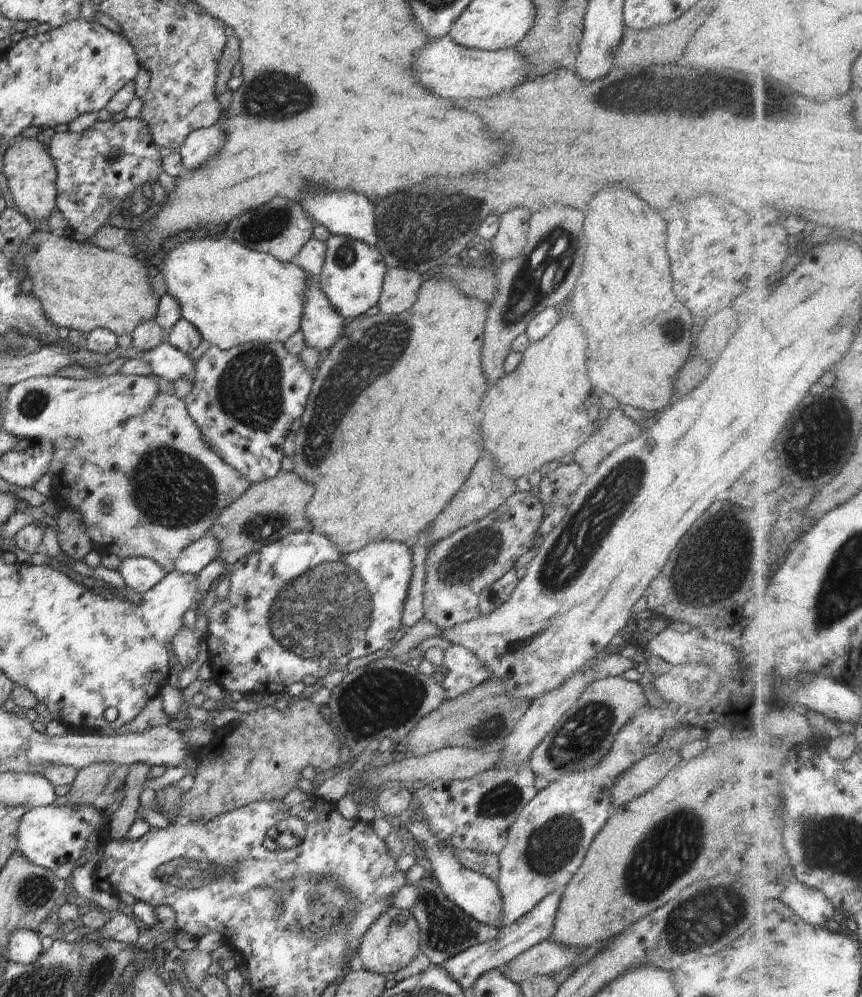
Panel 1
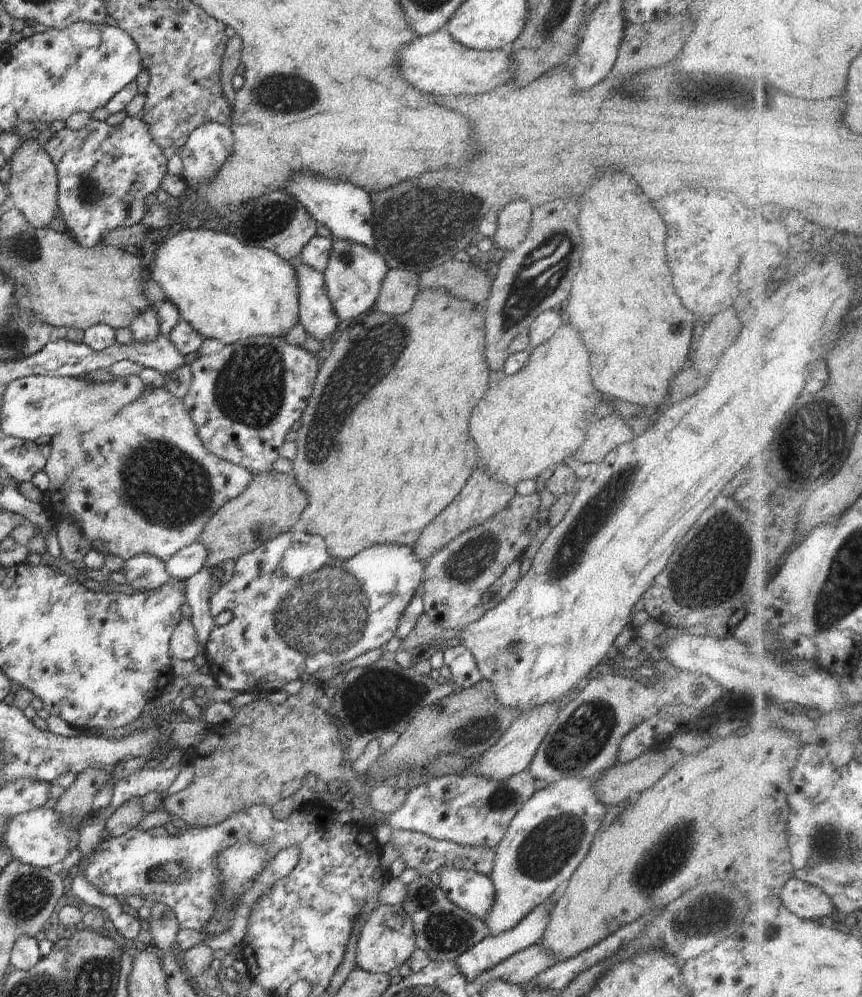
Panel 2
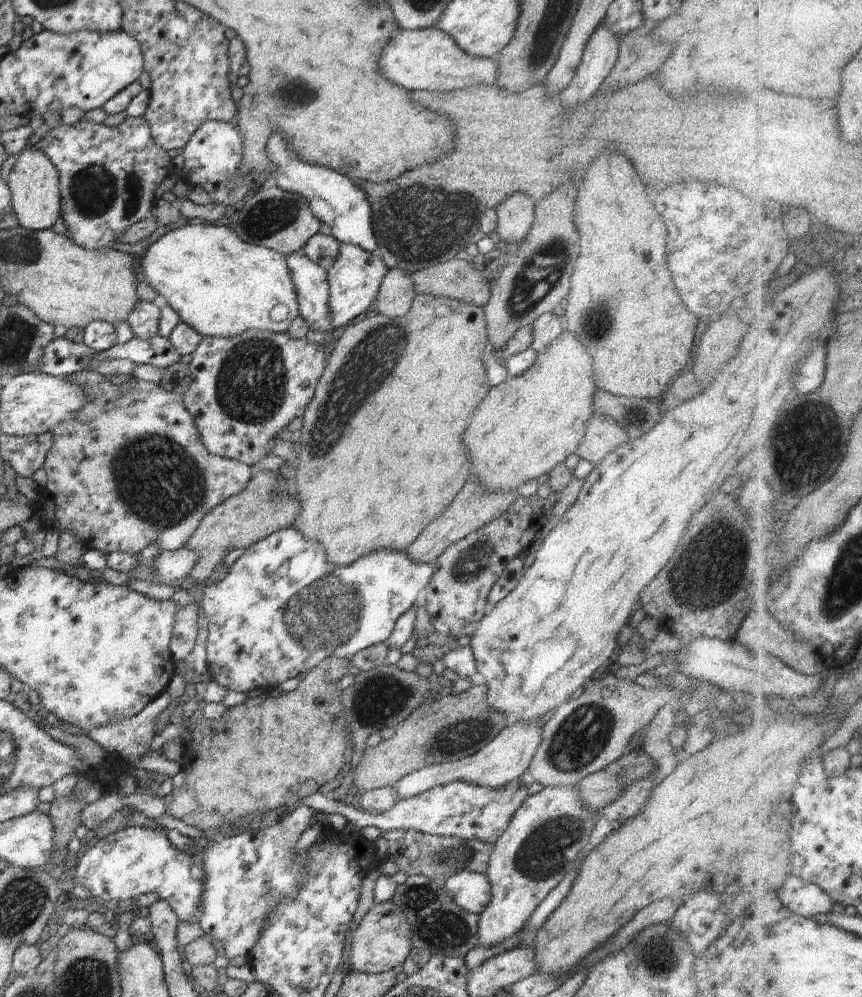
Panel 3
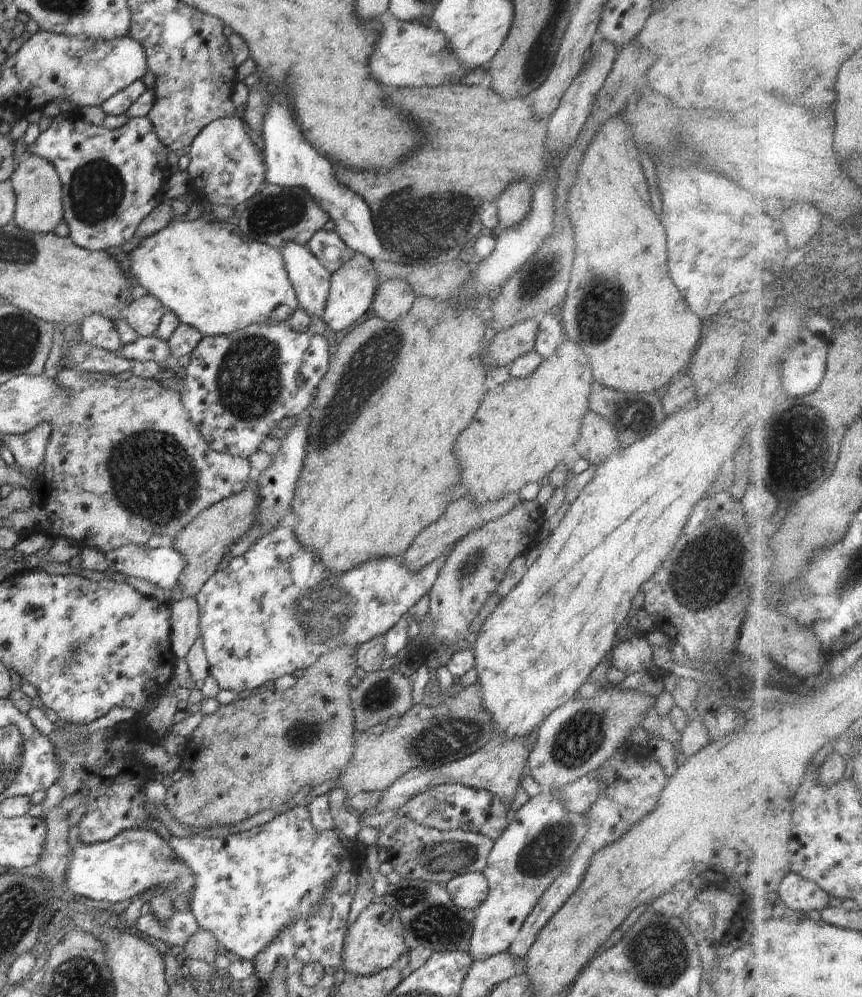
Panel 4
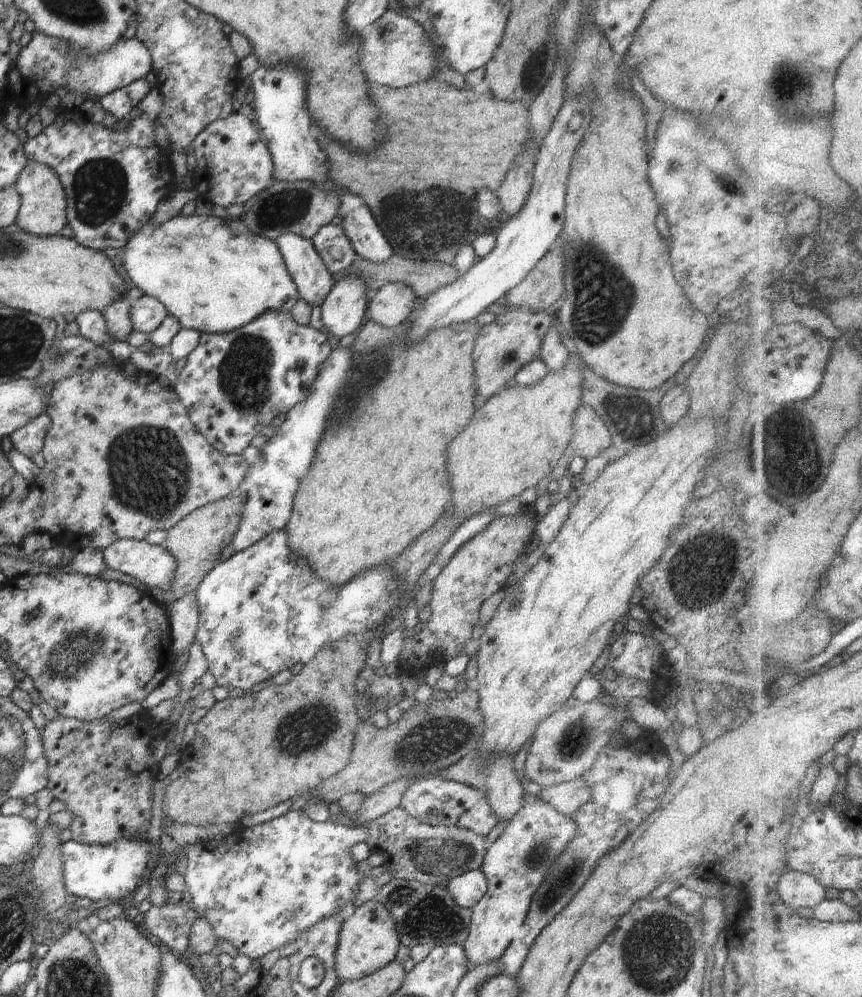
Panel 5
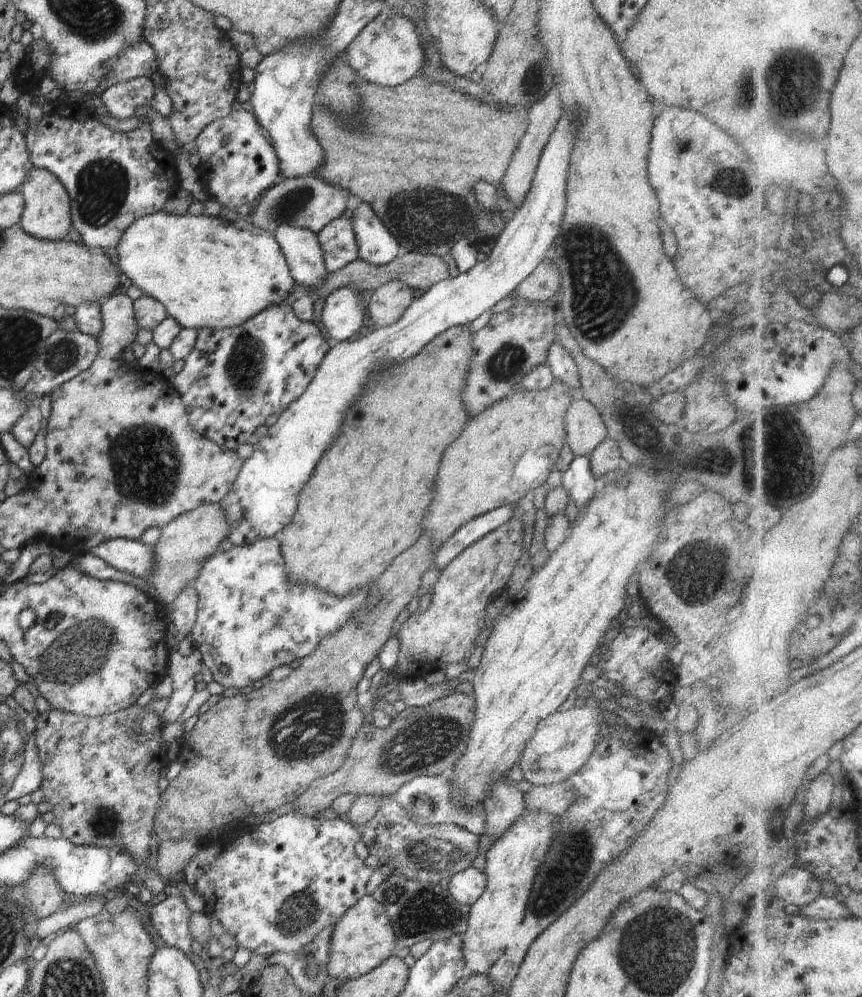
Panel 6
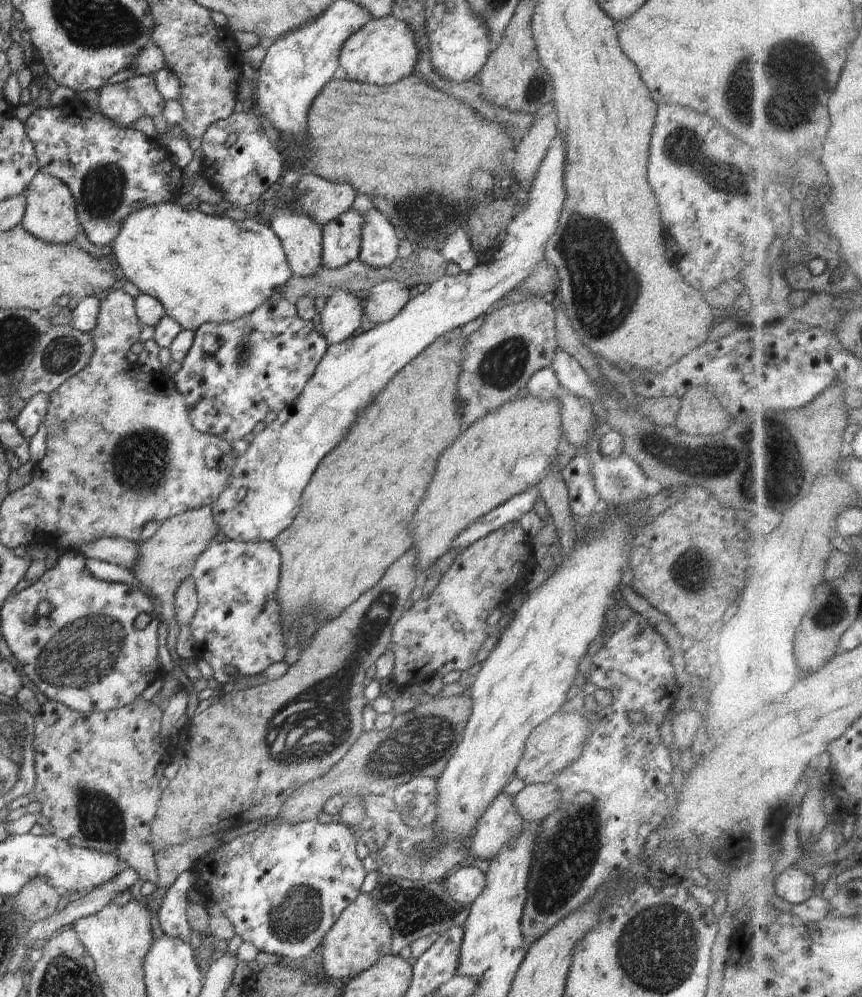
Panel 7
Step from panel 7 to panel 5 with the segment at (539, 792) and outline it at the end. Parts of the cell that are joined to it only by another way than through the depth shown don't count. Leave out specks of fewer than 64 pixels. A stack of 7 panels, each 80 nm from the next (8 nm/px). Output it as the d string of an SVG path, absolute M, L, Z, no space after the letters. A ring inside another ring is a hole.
M577 778L573 781L543 789L536 798L547 802L560 814L572 817L583 804L590 802L592 793L586 781L582 778Z

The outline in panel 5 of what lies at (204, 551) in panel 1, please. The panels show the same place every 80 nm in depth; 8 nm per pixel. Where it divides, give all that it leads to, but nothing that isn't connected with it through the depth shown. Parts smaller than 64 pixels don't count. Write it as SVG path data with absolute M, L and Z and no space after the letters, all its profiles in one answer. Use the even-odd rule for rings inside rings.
M122 539L113 542L108 548L102 551L104 560L112 570L120 570L134 579L138 579L147 587L156 587L163 592L165 605L174 602L171 595L172 579L177 569L176 559L163 546L151 545L146 540L133 541L132 539Z

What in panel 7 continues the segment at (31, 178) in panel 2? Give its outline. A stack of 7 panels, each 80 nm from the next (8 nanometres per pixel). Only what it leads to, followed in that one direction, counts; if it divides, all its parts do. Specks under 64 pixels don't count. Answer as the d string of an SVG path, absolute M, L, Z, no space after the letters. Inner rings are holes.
M38 171L31 183L24 189L26 197L25 213L22 226L37 239L44 242L66 244L72 243L76 238L79 222L77 219L75 200L68 185L65 185L59 178Z

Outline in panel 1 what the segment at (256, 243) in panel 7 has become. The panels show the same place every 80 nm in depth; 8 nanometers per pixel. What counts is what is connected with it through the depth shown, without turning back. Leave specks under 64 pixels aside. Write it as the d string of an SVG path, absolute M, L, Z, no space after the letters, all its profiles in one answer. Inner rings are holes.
M213 232L192 234L185 242L168 250L154 272L163 274L167 293L178 302L181 318L192 324L202 341L229 350L250 342L285 344L292 334L301 330L306 272L295 261L279 262L274 256L251 250L234 240Z

